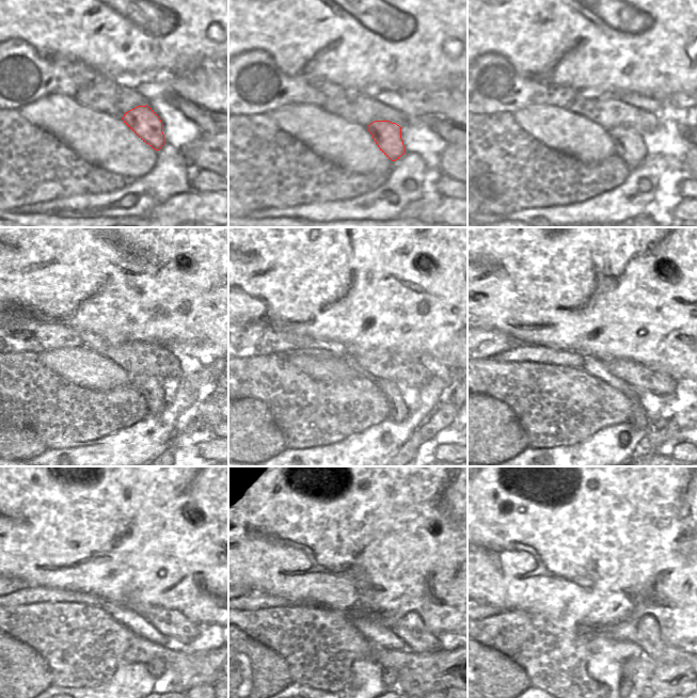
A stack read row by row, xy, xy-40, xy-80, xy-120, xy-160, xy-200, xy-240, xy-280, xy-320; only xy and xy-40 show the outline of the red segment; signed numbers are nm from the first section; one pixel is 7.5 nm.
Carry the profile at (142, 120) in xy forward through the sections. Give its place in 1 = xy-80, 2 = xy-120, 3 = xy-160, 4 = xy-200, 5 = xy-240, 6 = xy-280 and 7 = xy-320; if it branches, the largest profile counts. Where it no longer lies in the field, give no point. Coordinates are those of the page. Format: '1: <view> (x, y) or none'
1: xy-80 (628, 142)
2: xy-120 (151, 387)
3: xy-160 (397, 410)
4: xy-200 (637, 415)
5: xy-240 (156, 667)
6: xy-280 (390, 677)
7: xy-320 (626, 683)

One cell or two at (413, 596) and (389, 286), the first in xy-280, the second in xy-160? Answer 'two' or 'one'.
one

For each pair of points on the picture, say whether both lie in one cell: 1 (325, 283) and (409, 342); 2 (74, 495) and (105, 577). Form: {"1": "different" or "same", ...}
{"1": "same", "2": "same"}

